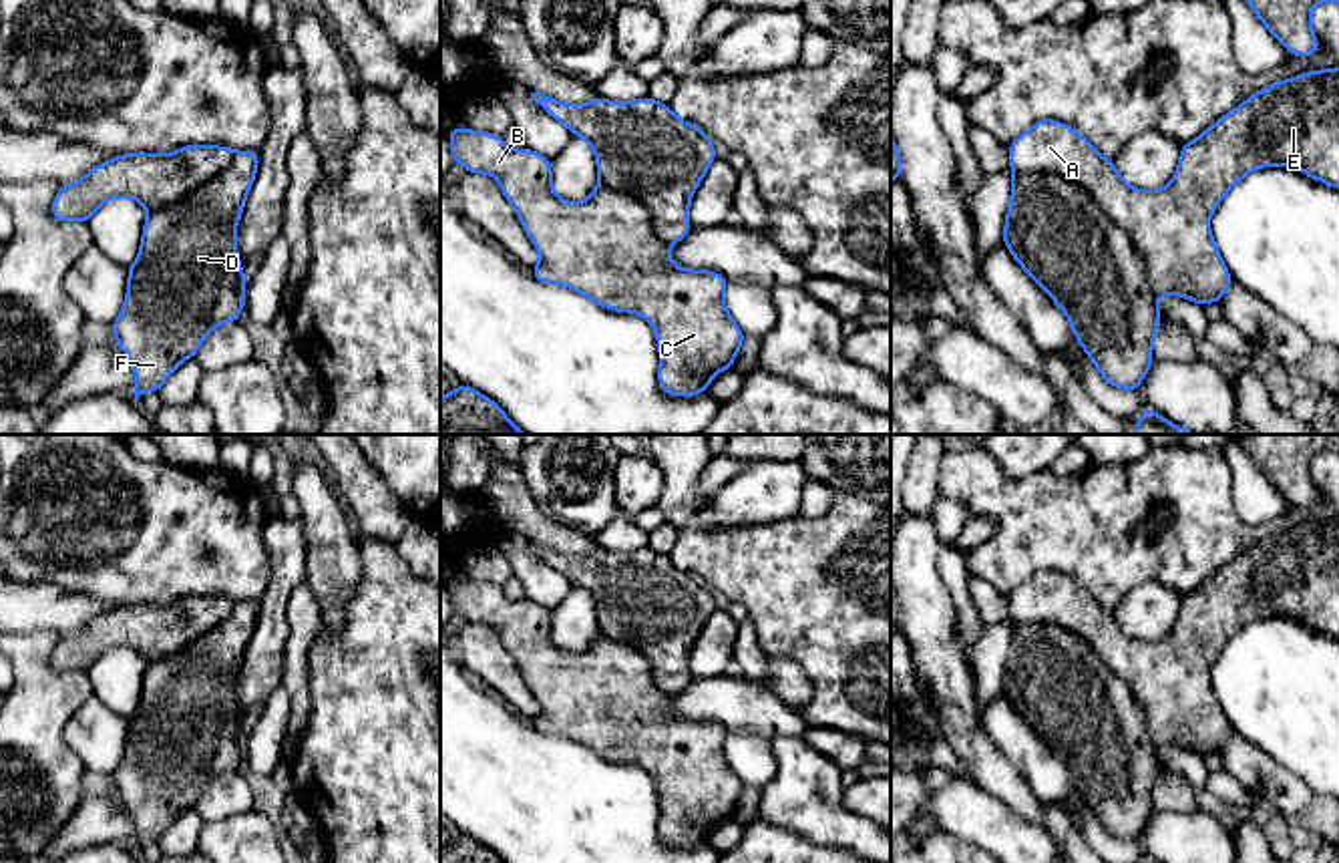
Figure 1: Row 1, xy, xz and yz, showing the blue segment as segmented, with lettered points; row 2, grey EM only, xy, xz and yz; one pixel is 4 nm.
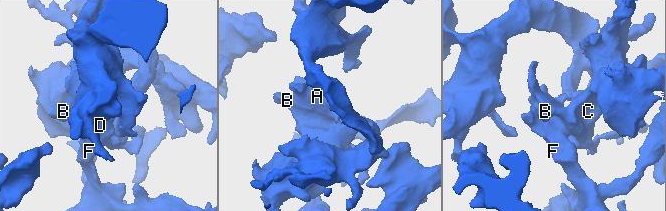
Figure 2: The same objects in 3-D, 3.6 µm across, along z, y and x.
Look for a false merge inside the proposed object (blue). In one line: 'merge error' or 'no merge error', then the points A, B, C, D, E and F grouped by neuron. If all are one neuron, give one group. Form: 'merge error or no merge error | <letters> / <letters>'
no merge error | A B C D E F

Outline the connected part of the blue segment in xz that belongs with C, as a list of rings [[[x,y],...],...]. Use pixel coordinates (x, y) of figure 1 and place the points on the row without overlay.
[[[541,543],[531,547],[573,585],[591,593],[601,634],[585,652],[571,654],[553,644],[551,610],[527,597],[513,601],[493,583],[448,581],[452,612],[468,624],[489,624],[499,632],[541,704],[531,720],[535,730],[571,738],[605,760],[643,766],[659,795],[661,841],[670,847],[706,843],[718,823],[734,817],[746,785],[726,760],[728,730],[710,720],[676,718],[670,696],[692,682],[690,648],[716,612],[712,589],[651,547],[633,553],[597,547],[581,555]]]

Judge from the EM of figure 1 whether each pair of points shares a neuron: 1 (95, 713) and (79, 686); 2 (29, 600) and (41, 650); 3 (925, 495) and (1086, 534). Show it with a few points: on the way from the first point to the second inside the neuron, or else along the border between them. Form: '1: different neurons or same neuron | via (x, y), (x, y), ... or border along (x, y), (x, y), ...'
1: different neurons | border along (91, 695), (67, 723), (63, 741)
2: different neurons | border along (21, 632), (57, 630), (61, 634)
3: different neurons | border along (945, 455), (937, 479), (939, 493)

